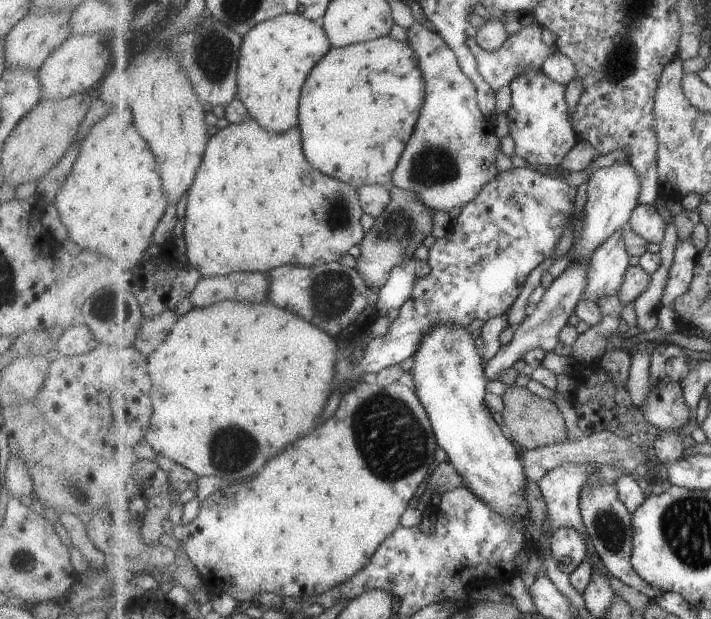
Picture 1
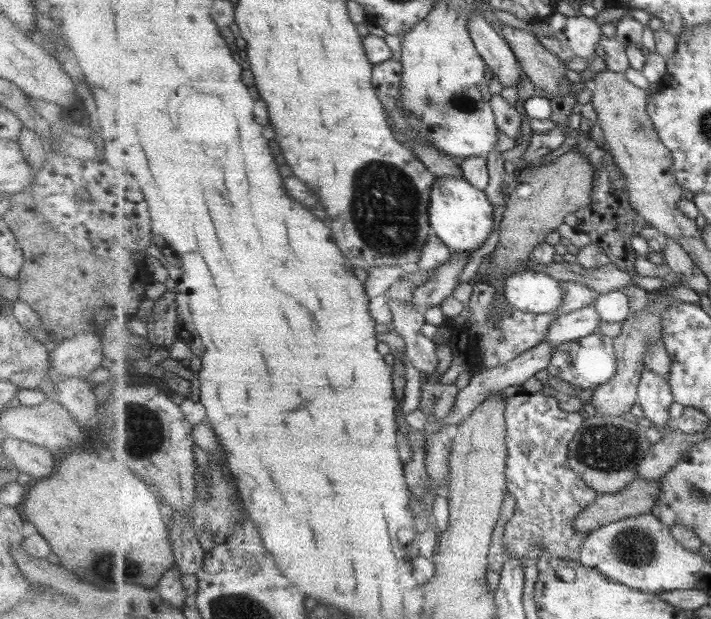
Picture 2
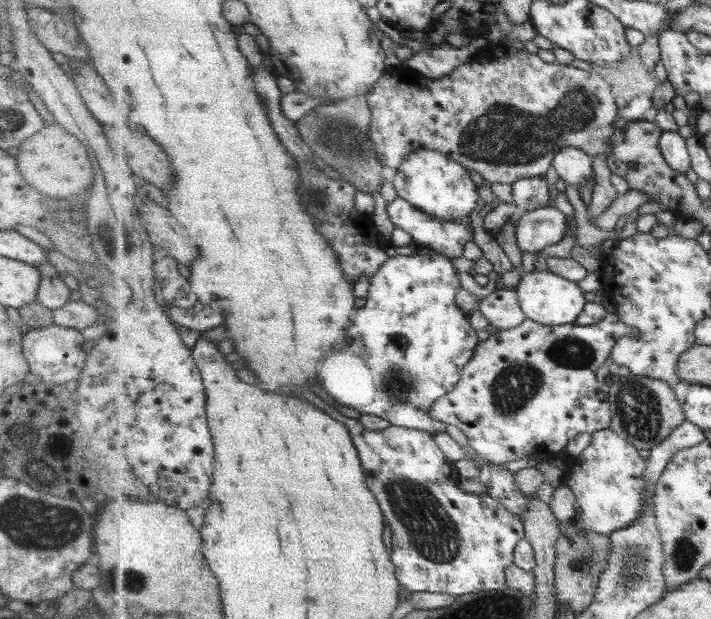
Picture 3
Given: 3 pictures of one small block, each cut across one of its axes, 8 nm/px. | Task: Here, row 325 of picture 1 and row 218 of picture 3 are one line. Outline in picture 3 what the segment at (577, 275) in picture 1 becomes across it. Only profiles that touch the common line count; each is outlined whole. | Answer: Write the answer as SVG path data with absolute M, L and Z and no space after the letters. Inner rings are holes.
M556 206L520 212L517 221L517 242L522 252L539 253L547 246L555 247L567 232L567 217Z

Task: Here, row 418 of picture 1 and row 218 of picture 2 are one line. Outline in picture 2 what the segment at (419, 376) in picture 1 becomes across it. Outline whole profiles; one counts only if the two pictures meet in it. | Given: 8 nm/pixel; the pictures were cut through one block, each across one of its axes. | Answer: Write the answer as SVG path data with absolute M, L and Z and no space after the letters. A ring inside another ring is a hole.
M439 176L432 190L430 206L431 226L435 235L454 251L467 252L483 248L495 228L495 207L487 193L475 188L459 176Z

